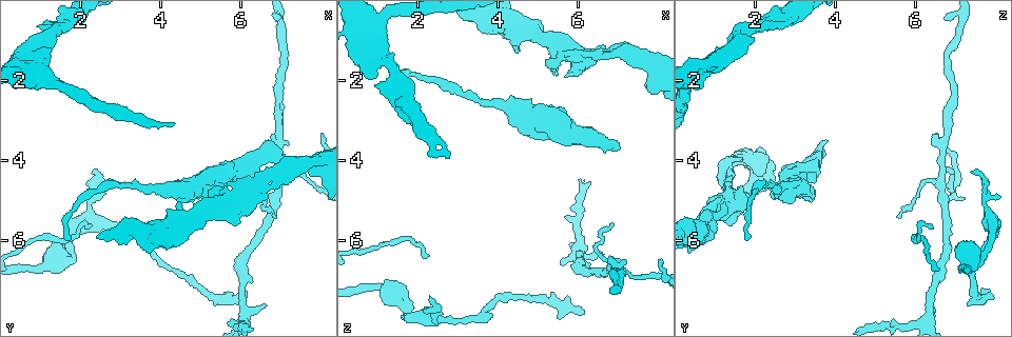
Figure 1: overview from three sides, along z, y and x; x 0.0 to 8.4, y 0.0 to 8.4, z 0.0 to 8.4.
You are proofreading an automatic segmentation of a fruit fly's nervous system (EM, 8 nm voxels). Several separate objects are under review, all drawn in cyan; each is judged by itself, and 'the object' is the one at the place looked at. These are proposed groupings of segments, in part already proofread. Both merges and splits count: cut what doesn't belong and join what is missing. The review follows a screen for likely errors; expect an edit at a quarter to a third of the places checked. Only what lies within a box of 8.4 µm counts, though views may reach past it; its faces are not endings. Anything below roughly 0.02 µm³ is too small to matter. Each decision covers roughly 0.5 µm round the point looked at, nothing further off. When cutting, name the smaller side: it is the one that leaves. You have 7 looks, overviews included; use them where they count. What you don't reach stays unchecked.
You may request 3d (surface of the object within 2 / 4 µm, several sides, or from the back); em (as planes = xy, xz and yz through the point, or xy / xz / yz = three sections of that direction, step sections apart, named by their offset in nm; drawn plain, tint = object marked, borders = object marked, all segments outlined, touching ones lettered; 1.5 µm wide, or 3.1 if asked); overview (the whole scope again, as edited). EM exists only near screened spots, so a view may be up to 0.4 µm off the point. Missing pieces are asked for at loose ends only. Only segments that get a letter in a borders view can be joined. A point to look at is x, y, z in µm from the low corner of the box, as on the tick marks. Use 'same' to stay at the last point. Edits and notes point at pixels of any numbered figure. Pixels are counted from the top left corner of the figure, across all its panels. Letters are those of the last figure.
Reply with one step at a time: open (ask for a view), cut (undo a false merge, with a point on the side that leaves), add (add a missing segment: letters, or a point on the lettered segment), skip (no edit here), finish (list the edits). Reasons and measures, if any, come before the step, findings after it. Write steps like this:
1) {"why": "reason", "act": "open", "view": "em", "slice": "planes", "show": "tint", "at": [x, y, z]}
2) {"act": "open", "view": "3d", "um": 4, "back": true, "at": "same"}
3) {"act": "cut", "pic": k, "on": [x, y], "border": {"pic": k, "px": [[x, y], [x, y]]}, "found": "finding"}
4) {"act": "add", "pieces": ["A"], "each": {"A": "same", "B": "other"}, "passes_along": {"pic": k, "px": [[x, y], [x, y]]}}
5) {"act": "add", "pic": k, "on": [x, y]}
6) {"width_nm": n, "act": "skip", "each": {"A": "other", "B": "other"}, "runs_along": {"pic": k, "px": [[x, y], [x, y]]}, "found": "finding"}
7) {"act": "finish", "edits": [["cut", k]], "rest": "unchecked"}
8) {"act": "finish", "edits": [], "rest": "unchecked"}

{"why": "thin end", "act": "open", "view": "em", "slice": "xz", "step": 4, "show": "borders", "at": [2.25, 4.30, 7.45]}

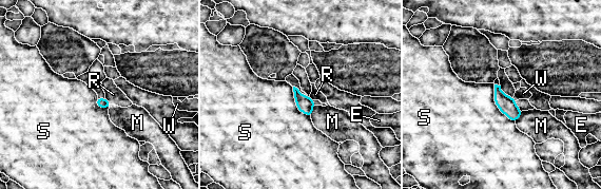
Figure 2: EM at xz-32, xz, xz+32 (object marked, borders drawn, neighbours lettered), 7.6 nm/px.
{"act": "skip", "each": {"E": "other", "M": "other", "R": "other", "S": "other", "W": "other"}, "border": {"pic": 2, "px": [[493, 84], [496, 106], [515, 123]]}, "found": "none of them fits"}

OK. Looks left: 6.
{"act": "open", "view": "3d", "um": 4, "at": [1.70, 6.45, 7.55]}

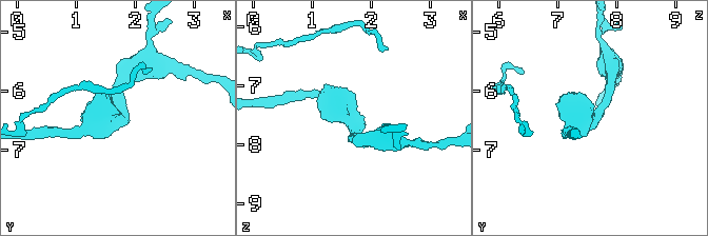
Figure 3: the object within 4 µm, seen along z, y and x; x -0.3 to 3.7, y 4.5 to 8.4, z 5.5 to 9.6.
{"arm_widths_nm": [170, 190], "why": "now the EM", "act": "open", "view": "em", "slice": "xz", "step": 8, "show": "tint", "at": [1.70, 6.45, 7.60]}

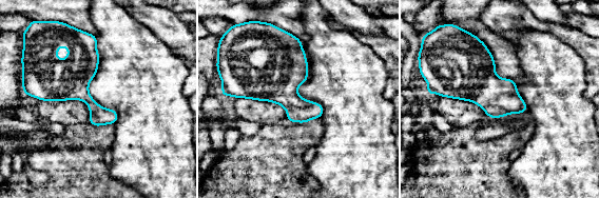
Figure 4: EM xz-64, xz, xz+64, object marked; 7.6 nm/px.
{"why": "cut it another way", "act": "open", "view": "em", "slice": "planes", "show": "borders", "at": "same"}

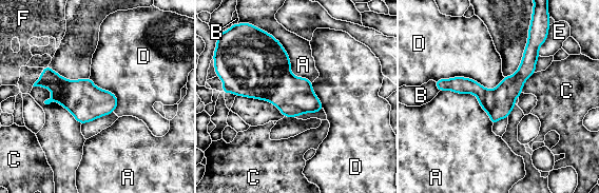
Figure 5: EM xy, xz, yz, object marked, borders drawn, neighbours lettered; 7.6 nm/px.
{"act": "skip", "each": {"A": "other", "B": "other", "C": "other", "D": "other", "E": "other", "F": "other"}, "border": {"pic": 5, "px": [[504, 77], [491, 89], [435, 80]]}, "found": "continuous, no second neuron"}

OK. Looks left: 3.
{"why": "long arm stops here", "act": "open", "view": "em", "slice": "planes", "show": "borders", "at": [6.05, 7.25, 7.65]}

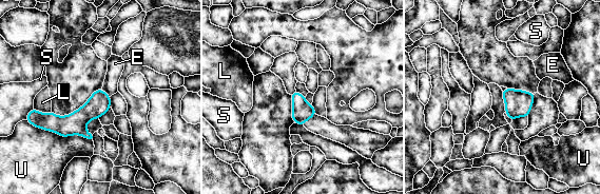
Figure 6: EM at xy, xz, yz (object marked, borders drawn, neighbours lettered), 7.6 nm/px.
{"width_nm": 160, "longest_contact_nm": ["U", 460], "act": "skip", "each": {"E": "other", "L": "other", "S": "other", "U": "other"}, "found": "no lettered segment goes on from it"}

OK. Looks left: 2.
{"act": "finish", "edits": [], "rest": "unchecked"}

